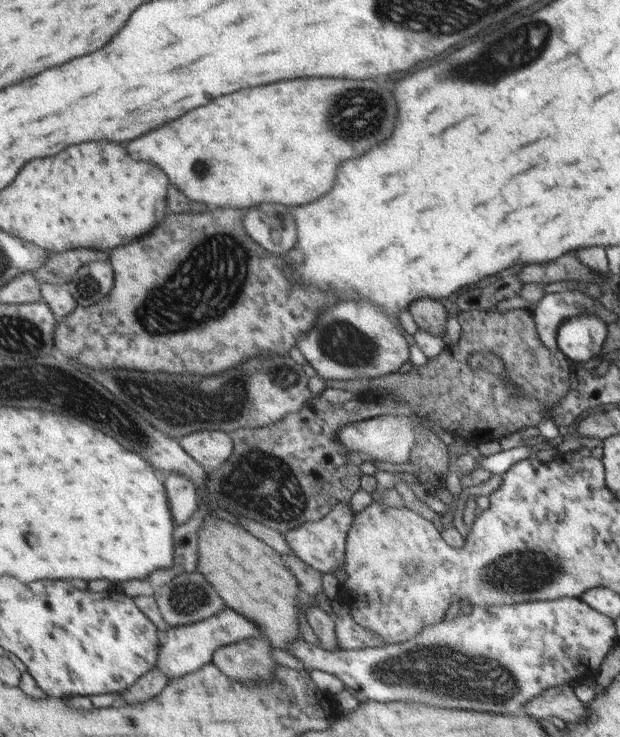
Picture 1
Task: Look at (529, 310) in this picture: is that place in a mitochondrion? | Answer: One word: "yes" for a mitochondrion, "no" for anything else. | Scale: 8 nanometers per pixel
no

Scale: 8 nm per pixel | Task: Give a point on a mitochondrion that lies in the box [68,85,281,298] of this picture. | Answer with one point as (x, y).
(201, 171)

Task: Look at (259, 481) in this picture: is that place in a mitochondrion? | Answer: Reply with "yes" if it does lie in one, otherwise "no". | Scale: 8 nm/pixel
yes

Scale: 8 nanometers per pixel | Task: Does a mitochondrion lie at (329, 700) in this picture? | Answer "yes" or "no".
no

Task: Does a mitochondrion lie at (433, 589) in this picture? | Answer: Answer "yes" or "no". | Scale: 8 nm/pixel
no

